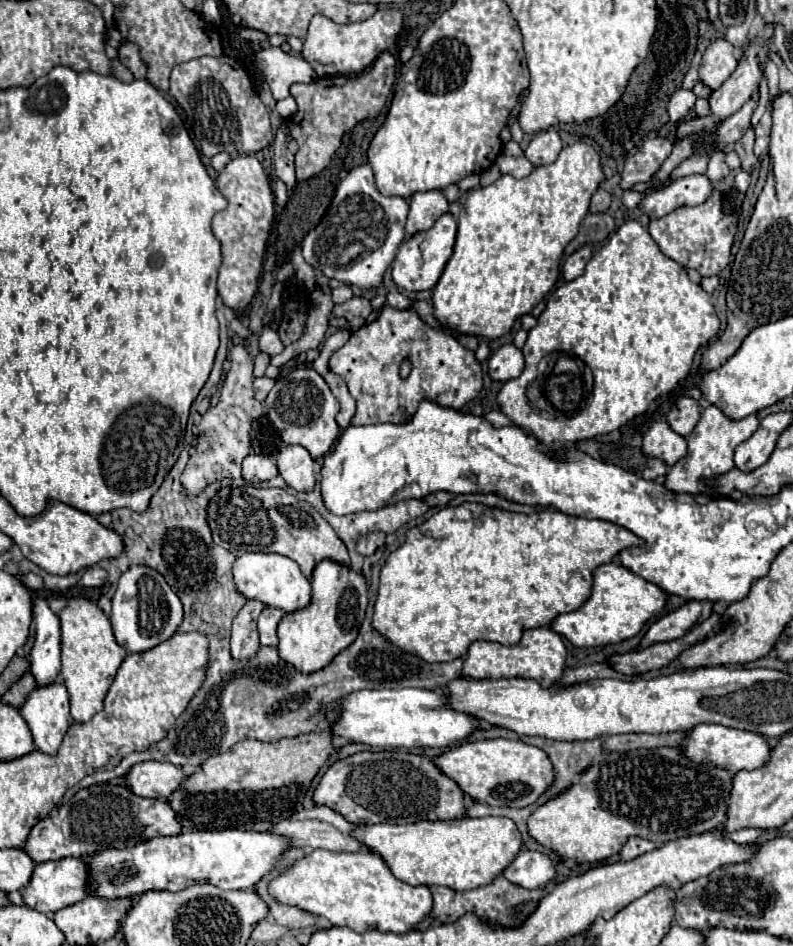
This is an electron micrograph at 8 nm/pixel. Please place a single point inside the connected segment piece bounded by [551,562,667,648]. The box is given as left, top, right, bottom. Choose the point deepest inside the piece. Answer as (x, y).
(620, 603)

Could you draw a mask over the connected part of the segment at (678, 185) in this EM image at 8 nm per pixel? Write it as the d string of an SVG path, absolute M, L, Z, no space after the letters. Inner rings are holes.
M693 174L693 176L683 176L671 182L667 188L655 190L653 194L645 196L639 204L639 210L647 214L651 220L663 218L675 208L681 206L697 206L705 202L711 194L711 182L703 174Z

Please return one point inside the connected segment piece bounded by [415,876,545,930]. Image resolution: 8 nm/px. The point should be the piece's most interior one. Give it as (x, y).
(500, 902)

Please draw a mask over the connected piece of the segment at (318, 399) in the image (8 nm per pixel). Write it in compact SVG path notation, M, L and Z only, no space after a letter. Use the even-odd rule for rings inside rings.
M293 368L283 372L277 380L273 390L267 396L269 404L269 420L279 430L285 444L299 444L309 450L311 458L325 456L339 436L339 426L335 416L339 412L339 402L325 384L325 380L313 368Z

